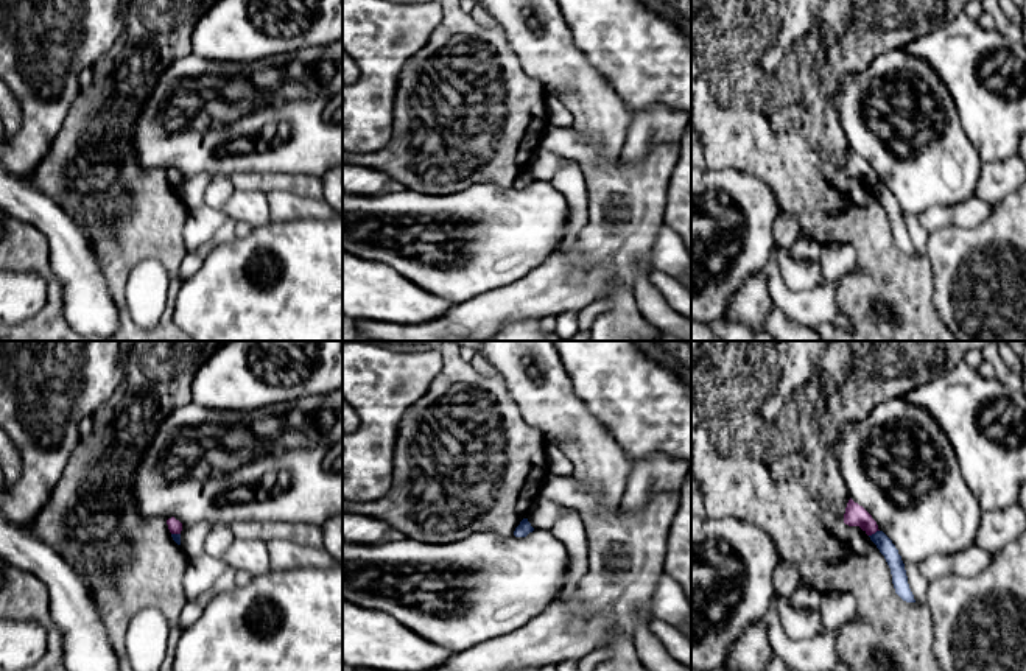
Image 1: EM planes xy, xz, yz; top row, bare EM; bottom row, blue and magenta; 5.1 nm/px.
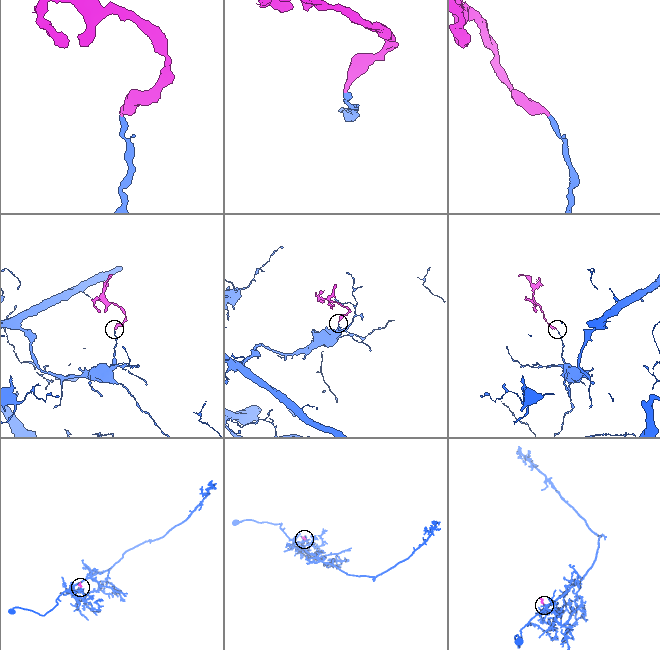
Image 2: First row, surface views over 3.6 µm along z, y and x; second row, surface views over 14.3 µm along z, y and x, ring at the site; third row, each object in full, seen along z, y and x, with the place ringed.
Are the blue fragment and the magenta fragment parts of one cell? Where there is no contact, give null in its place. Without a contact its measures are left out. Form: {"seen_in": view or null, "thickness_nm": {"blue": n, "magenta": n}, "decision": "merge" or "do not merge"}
{"seen_in": "yz", "thickness_nm": {"blue": 80, "magenta": 110}, "decision": "do not merge"}

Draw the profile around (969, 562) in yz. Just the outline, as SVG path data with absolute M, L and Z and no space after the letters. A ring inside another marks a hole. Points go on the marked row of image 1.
M972 545L967 550L950 556L933 554L923 559L917 568L926 581L936 581L945 574L956 574L962 578L972 578L984 571L992 562L990 553L984 551L978 545Z

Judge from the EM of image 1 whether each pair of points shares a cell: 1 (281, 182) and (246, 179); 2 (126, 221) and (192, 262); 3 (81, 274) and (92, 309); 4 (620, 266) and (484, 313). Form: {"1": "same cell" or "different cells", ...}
{"1": "same cell", "2": "different cells", "3": "same cell", "4": "same cell"}

